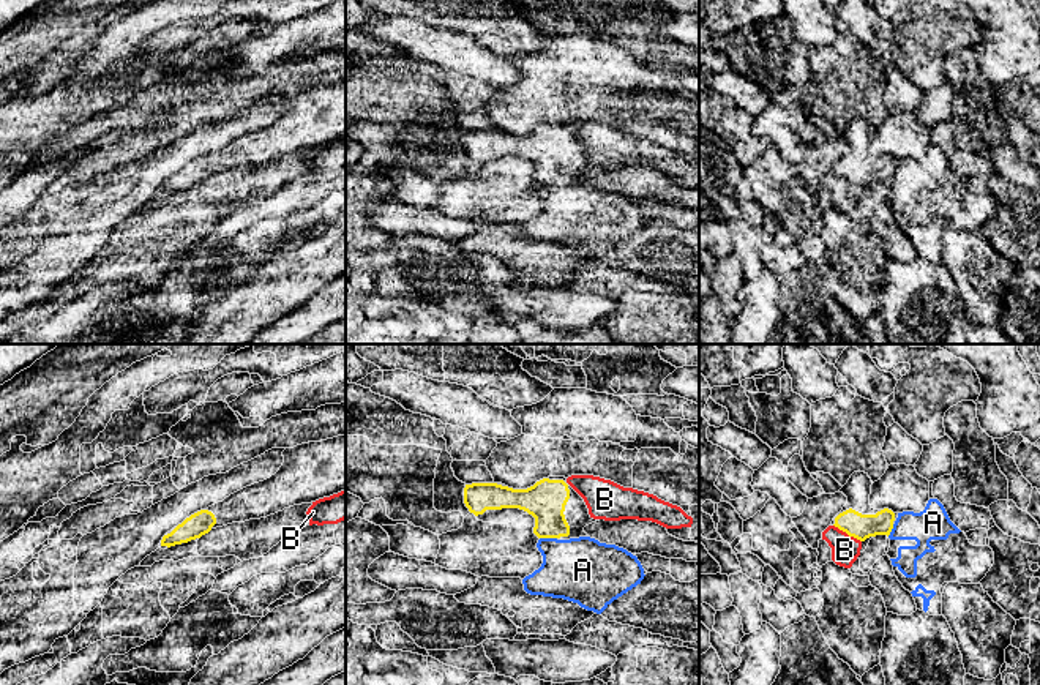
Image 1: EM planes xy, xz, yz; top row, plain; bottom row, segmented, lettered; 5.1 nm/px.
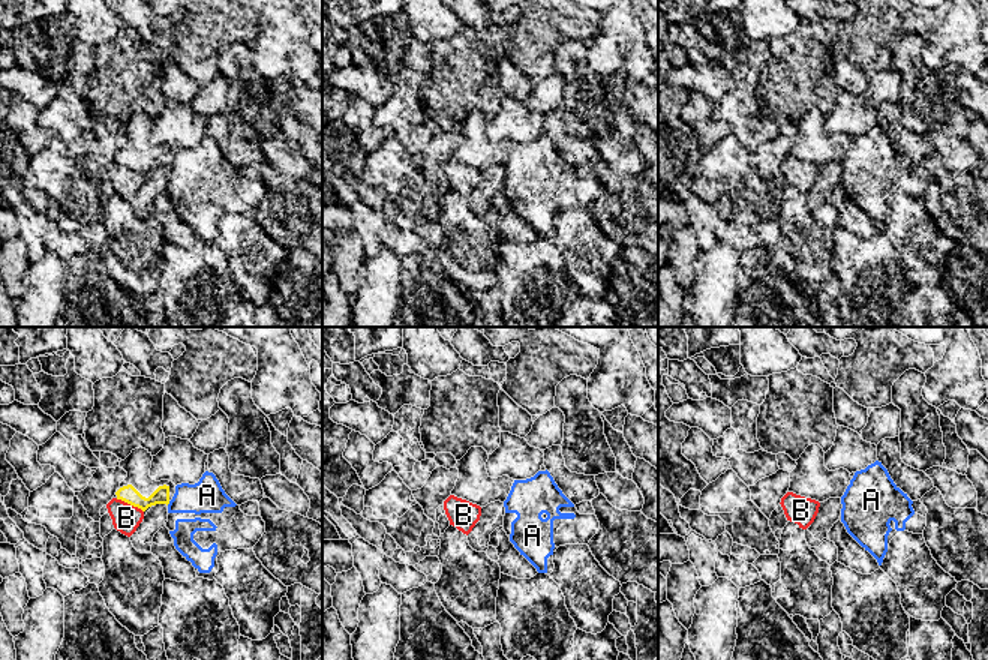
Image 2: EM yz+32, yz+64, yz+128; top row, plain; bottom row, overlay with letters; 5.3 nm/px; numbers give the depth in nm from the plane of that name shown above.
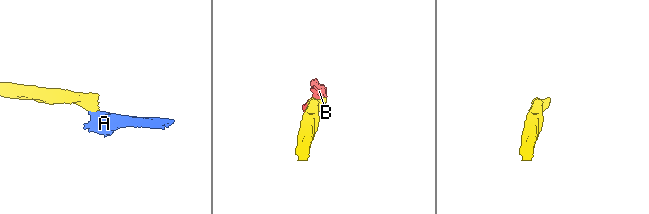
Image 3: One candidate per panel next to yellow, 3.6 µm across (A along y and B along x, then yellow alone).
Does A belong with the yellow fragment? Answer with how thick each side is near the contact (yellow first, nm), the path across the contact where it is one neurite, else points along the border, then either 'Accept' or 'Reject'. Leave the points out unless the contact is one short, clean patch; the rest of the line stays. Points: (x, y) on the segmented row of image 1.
Thickness 200 nm (yellow) against 340 nm. Boundary: xz (540, 537), (556, 539). Reject

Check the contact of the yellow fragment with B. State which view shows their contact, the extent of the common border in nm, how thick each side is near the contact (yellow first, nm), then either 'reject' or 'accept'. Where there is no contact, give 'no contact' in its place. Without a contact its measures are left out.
meets yellow in yz; contact 170 nm long; 130 nm thick on the yellow side, 140 nm on the other; reject

